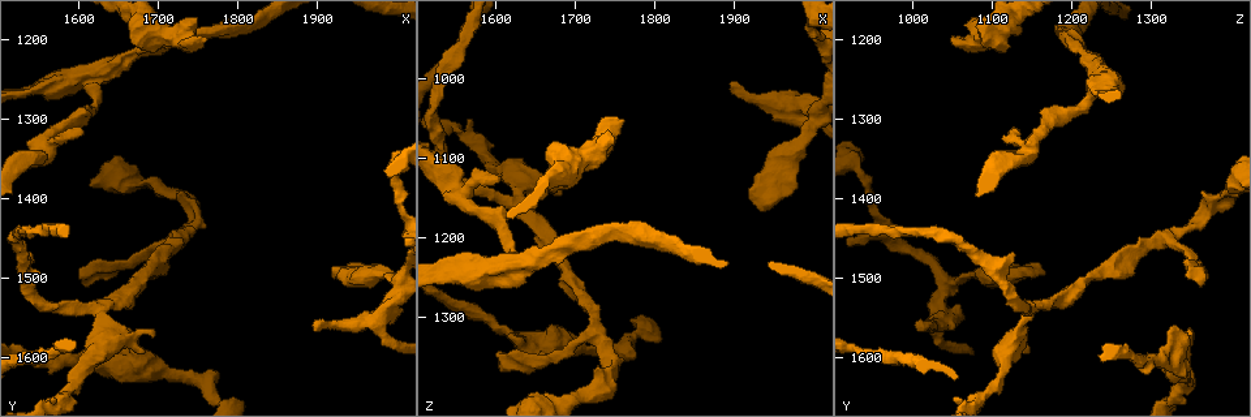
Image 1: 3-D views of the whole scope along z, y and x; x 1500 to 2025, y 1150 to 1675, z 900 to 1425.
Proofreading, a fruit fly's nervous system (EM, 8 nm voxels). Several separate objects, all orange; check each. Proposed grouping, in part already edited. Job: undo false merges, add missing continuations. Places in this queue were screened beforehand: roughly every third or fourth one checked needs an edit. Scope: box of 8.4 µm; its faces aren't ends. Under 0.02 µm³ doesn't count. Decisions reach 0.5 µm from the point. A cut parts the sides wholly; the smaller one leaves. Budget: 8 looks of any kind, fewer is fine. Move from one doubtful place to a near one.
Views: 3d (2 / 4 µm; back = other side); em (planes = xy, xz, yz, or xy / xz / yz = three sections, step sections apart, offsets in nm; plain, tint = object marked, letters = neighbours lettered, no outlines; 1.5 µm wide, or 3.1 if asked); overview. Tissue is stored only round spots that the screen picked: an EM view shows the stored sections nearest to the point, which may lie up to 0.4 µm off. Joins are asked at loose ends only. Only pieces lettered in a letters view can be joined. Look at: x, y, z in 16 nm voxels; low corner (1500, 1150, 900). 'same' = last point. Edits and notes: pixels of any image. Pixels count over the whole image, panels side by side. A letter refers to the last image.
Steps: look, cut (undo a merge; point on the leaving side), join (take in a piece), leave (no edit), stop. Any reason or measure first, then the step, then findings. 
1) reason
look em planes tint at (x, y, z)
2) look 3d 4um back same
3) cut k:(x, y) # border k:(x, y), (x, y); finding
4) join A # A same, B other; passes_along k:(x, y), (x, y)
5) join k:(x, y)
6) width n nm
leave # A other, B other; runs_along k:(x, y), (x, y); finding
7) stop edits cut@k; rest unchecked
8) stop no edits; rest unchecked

an open end
look em planes letters at (1935, 1490, 1165)

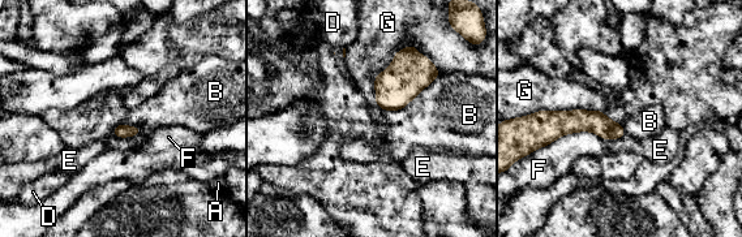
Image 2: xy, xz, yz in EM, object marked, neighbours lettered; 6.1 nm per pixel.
leave # A other, B other, D other, E other, F other, G other; border 2:(441, 74), (402, 108), (385, 111); none of them fits

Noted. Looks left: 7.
an open end
look em planes letters at (1605, 1315, 1125)

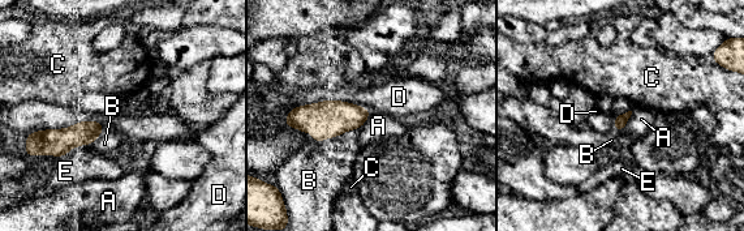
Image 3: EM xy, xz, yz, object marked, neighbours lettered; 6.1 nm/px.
leave # A other, B other, C other, D other, E other; border 3:(632, 111), (628, 122), (620, 131); no lettered piece goes on from it

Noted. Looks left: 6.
thick end
look em planes letters at (1760, 1205, 1050)

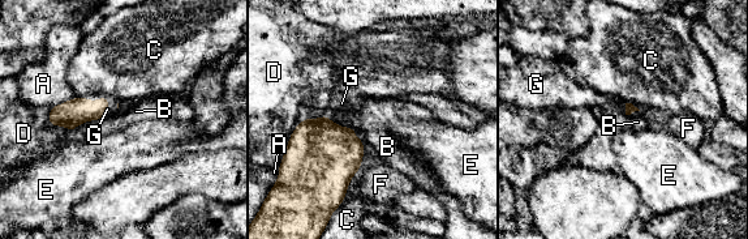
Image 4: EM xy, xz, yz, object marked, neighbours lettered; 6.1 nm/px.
join G # A other, B other, C other, D other, E other, F other, G same; the neuron continues

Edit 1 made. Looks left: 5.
stop edits join@4; rest unchecked

